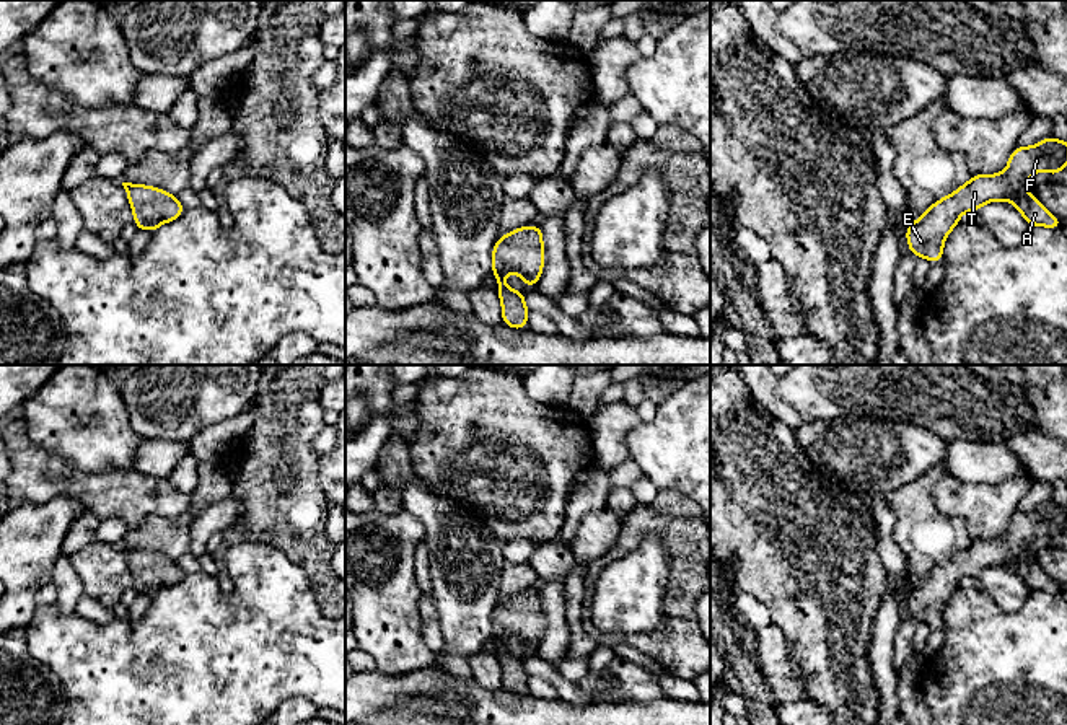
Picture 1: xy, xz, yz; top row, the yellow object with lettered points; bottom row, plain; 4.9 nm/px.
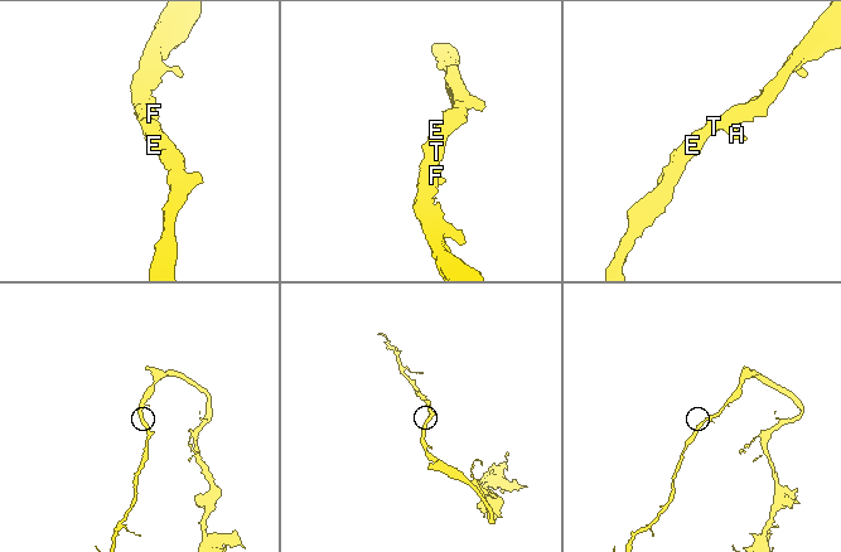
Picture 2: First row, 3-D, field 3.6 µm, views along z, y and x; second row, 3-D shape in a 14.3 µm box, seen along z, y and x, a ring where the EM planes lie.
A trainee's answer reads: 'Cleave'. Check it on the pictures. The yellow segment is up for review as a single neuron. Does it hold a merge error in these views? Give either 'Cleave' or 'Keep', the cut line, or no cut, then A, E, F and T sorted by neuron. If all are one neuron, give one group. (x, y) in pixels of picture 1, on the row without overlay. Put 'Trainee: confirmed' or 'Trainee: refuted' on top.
Trainee: refuted
Keep. No split. Groups: A E F T

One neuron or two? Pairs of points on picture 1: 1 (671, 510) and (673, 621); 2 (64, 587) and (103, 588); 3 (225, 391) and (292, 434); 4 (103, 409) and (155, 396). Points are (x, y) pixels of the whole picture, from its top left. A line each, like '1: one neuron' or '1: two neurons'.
1: one neuron
2: two neurons
3: two neurons
4: two neurons

